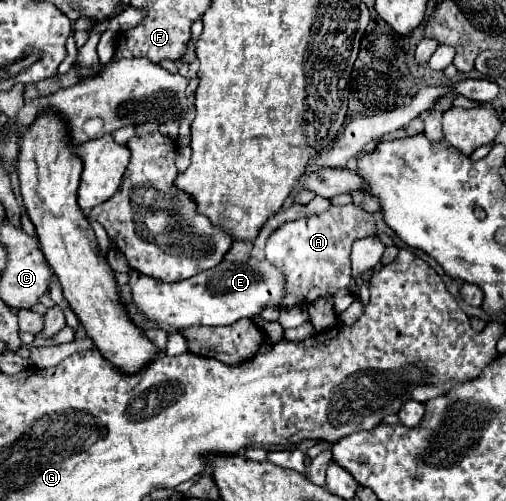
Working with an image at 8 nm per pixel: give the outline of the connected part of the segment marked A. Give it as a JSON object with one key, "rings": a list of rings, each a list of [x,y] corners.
{"rings":[[[355,204],[331,206],[317,216],[299,218],[281,224],[265,246],[265,258],[283,272],[285,294],[281,306],[307,306],[321,296],[333,296],[337,290],[351,284],[351,244],[365,236],[375,236],[375,220],[369,212],[359,210]]]}

